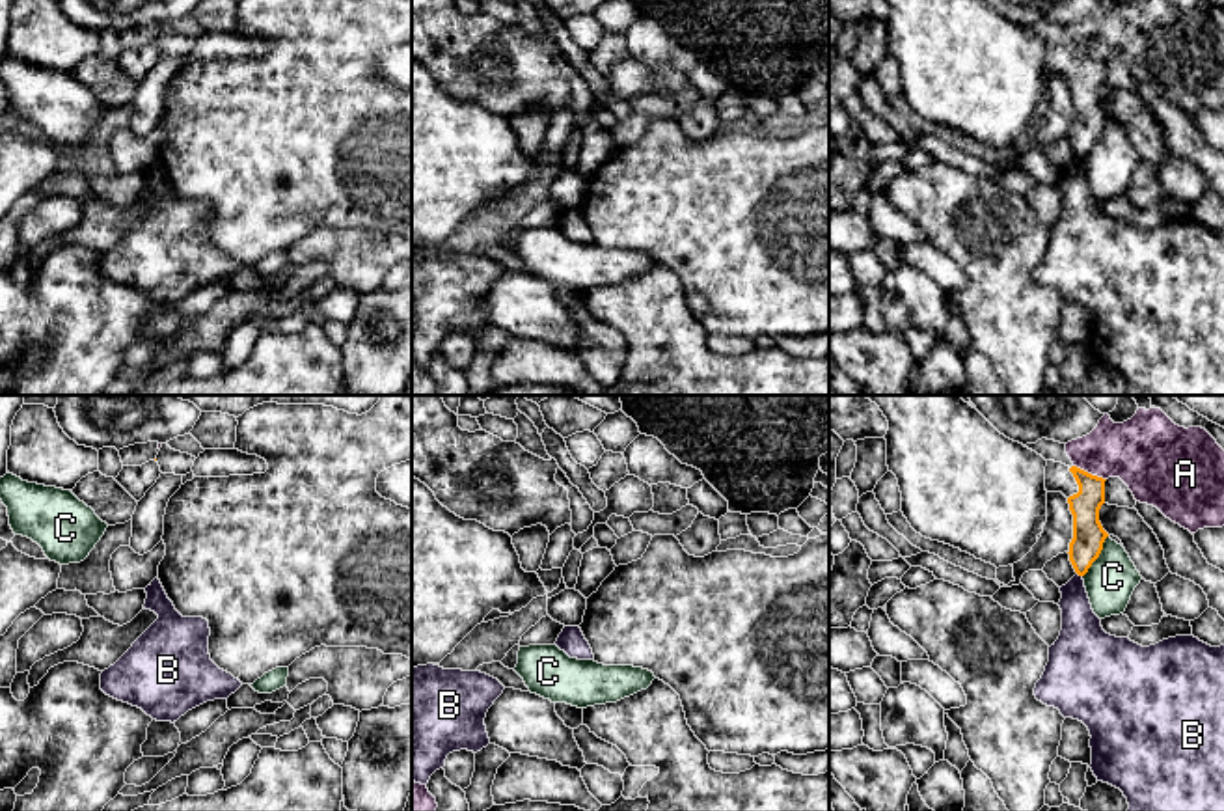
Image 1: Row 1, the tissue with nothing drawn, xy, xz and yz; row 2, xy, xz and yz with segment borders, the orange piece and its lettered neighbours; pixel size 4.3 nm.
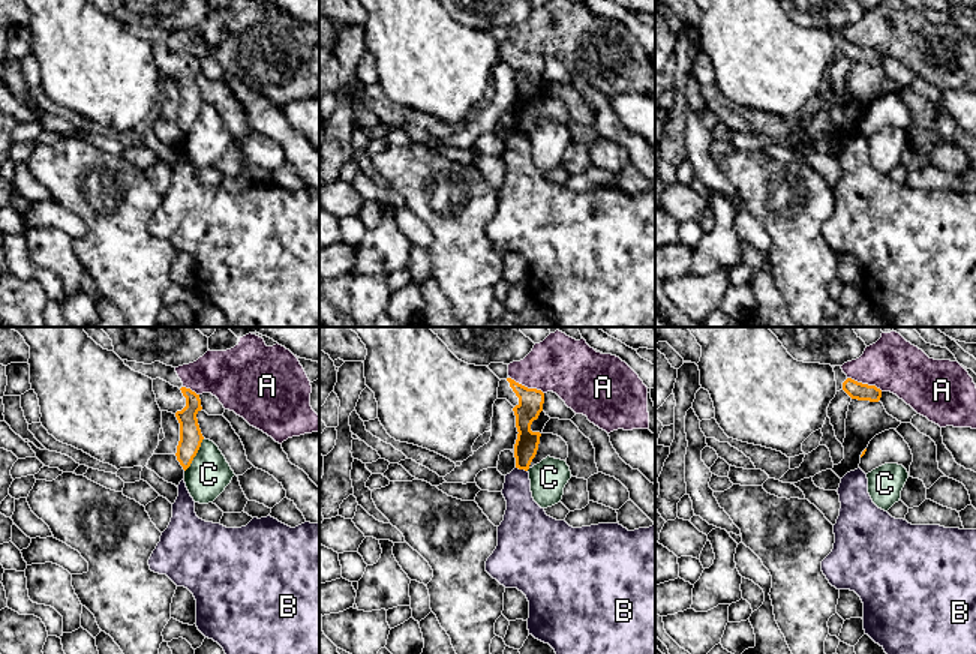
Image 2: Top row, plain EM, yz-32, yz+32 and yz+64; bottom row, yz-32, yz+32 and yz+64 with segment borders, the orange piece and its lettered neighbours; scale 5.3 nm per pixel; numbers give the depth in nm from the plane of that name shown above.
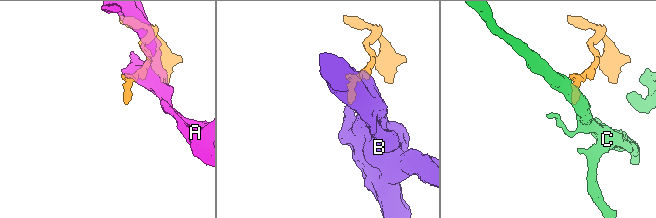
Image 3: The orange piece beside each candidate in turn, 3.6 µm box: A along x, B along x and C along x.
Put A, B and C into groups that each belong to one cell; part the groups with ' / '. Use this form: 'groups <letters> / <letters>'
groups A / B / C

